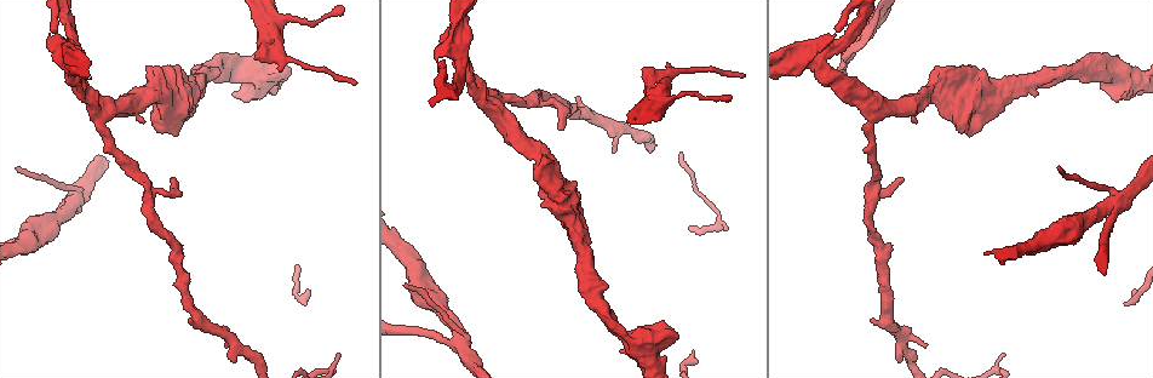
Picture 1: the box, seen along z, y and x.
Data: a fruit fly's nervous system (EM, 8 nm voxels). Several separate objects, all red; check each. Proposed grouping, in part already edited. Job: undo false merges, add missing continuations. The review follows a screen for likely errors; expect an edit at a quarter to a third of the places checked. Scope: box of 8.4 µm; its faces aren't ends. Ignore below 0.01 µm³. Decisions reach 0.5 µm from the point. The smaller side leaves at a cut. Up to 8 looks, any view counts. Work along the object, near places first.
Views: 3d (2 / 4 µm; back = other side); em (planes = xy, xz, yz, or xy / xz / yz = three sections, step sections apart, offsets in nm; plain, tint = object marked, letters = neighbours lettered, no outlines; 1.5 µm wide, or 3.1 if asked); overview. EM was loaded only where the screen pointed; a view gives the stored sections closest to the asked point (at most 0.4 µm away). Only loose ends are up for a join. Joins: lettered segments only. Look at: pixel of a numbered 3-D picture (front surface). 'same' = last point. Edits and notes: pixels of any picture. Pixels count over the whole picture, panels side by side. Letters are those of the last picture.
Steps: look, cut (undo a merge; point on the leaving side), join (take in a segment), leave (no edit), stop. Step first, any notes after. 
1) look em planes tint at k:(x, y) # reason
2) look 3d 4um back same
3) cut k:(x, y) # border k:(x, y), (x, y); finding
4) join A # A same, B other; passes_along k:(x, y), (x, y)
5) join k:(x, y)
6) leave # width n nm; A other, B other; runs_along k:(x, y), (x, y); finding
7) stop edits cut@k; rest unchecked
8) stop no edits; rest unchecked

look em xy step 4 tint at 1:(456, 46) # three-way junction

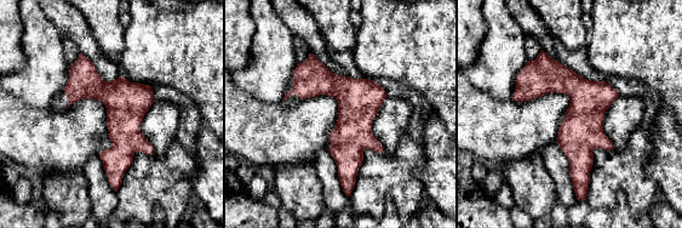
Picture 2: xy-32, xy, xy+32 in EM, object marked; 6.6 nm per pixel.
look em planes letters same

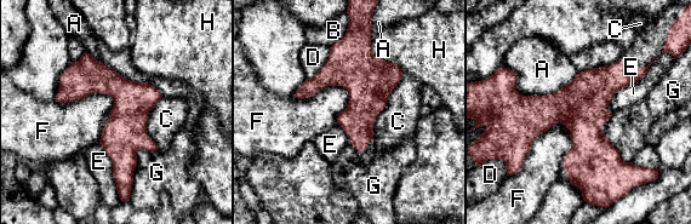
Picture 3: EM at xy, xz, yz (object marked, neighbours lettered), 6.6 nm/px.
leave # A other, B other, C other, D other, E other, F other, G other, H other; runs_along 3:(641, 73), (577, 105), (509, 108); all the same neuron

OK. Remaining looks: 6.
look 3d 2um at 1:(874, 187) # three arms meet

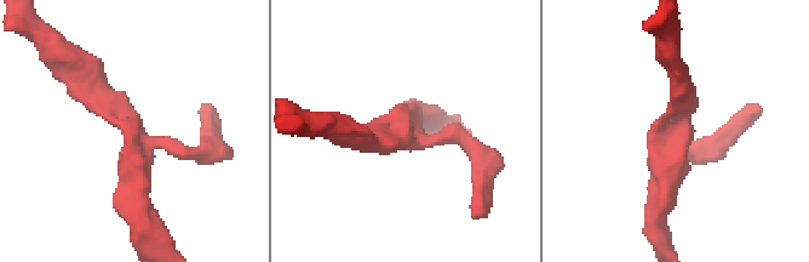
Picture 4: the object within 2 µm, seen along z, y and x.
look em planes tint at 4:(135, 137)

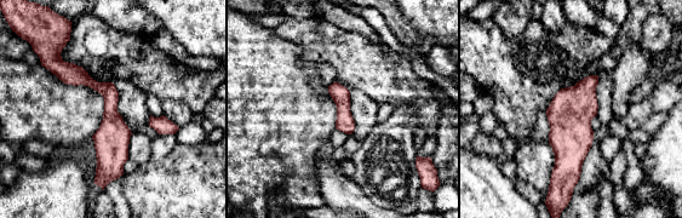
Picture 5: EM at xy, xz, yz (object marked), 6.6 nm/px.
look em planes letters same

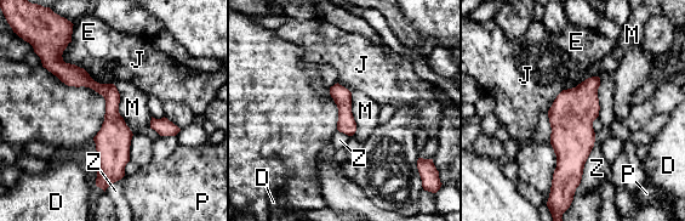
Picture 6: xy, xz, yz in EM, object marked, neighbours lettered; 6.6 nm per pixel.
leave # D other, E other, J other, M other, P other, Z other; arms 3; runs_along 6:(60, 61), (112, 100), (106, 183); all the same neuron

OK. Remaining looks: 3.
look em planes letters at 1:(1116, 206) # calibre changes

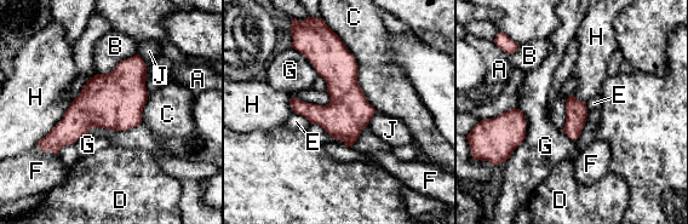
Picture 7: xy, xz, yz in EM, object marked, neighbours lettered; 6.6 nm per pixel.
leave # width 300 nm; A other, B other, C other, D other, E other, F other, G other, H other, J other; border 7:(519, 108), (526, 137), (509, 158); one neuron here

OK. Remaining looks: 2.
stop no edits; rest unchecked

